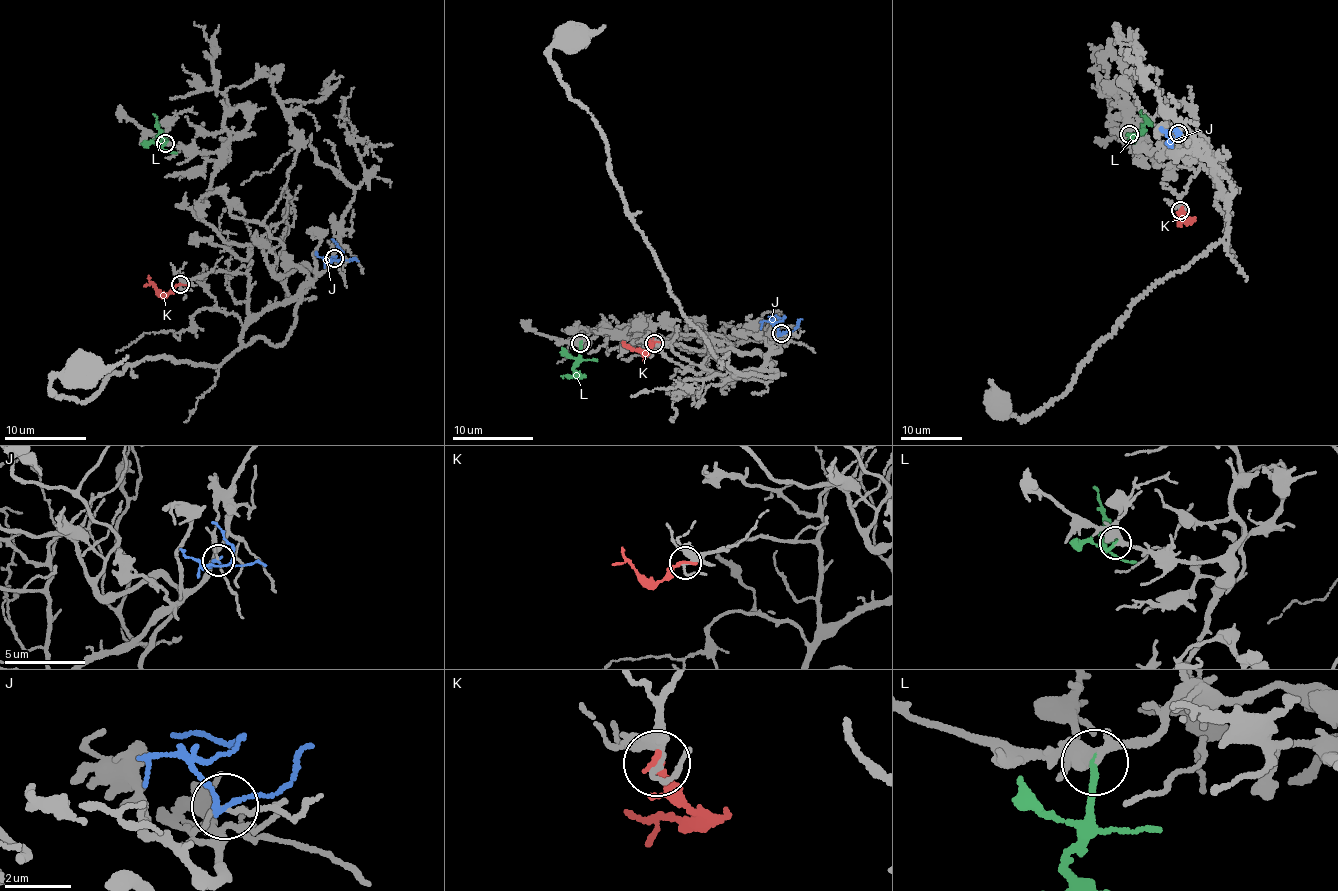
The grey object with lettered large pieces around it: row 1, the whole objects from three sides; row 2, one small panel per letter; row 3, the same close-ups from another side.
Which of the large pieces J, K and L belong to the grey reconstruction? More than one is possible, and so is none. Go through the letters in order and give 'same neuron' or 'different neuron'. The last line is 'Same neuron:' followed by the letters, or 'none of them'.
J: different neuron
K: different neuron
L: same neuron
Same neuron: L

